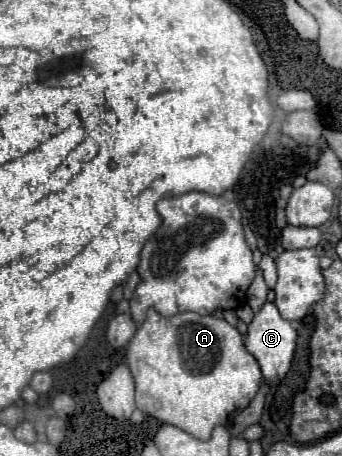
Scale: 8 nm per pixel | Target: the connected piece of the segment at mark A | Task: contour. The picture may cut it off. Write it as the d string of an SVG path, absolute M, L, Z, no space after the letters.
M149 308L145 322L137 328L127 346L127 366L135 378L137 408L143 414L157 418L163 424L177 426L199 440L209 440L215 426L229 426L233 416L249 406L261 384L261 368L255 356L245 348L241 332L223 318L201 316L195 312L161 316Z

